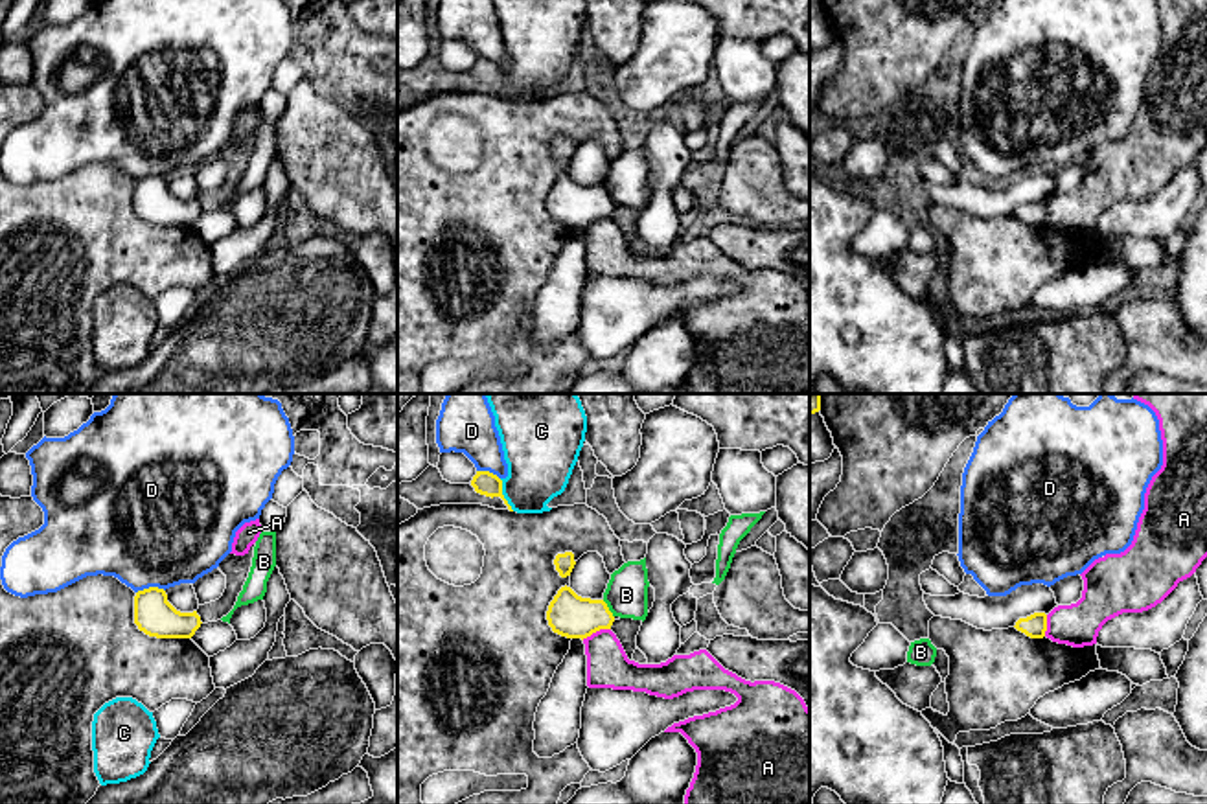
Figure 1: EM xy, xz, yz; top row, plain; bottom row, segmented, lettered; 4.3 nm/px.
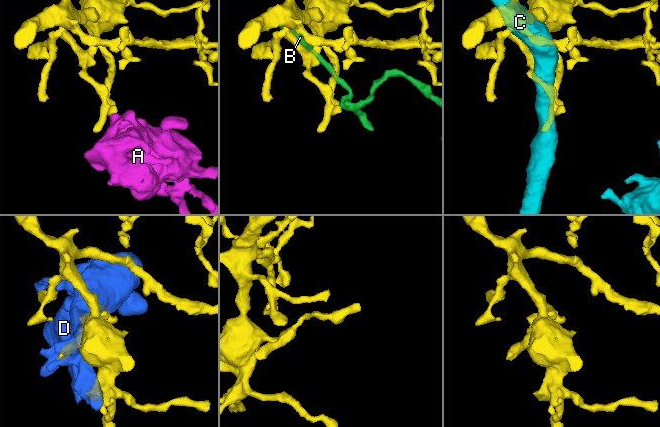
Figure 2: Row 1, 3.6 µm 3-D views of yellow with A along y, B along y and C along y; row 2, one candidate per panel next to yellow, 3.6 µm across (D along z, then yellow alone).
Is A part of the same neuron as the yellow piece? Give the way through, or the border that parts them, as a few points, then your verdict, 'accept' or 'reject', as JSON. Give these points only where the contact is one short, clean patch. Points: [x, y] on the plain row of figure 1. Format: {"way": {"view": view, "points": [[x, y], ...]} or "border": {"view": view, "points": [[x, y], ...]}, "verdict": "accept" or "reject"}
{"border": {"view": "xz", "points": [[609, 216], [600, 216], [582, 227]]}, "verdict": "reject"}

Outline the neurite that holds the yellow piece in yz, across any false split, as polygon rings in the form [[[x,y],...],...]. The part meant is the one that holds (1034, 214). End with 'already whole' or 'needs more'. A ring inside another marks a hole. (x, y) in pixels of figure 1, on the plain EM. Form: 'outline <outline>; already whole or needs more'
outline [[[1034,201],[1027,206],[1019,206],[1014,215],[1030,226],[1043,226],[1047,219],[1047,202]]]; already whole

